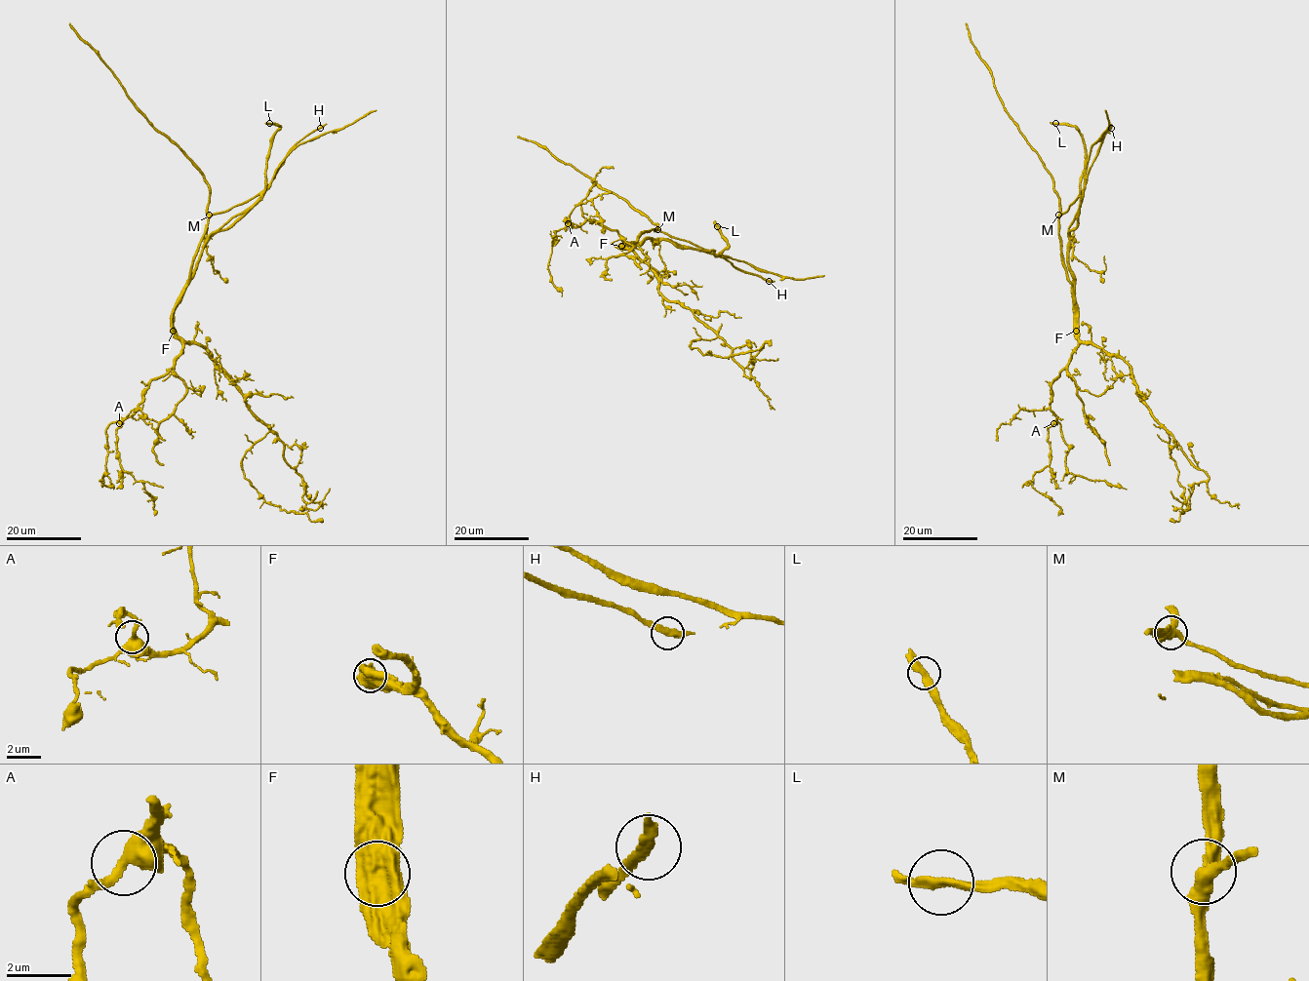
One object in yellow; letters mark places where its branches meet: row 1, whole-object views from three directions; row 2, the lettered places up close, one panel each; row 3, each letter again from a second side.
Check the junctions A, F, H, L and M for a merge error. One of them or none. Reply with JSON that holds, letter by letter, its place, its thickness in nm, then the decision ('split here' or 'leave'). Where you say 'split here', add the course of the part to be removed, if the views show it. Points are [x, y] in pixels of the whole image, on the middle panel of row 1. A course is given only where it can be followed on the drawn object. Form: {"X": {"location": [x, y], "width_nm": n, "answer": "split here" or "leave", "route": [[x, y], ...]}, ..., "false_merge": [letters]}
{"A": {"location": [568, 223], "width_nm": 460, "answer": "leave"}, "F": {"location": [621, 246], "width_nm": 700, "answer": "split here", "route": [[621, 246], [630, 245], [644, 232], [655, 230], [656, 224], [544, 148], [517, 136]]}, "H": {"location": [769, 281], "width_nm": 280, "answer": "leave"}, "L": {"location": [717, 226], "width_nm": 320, "answer": "leave"}, "M": {"location": [657, 229], "width_nm": 360, "answer": "leave"}, "false_merge": ["F"]}

